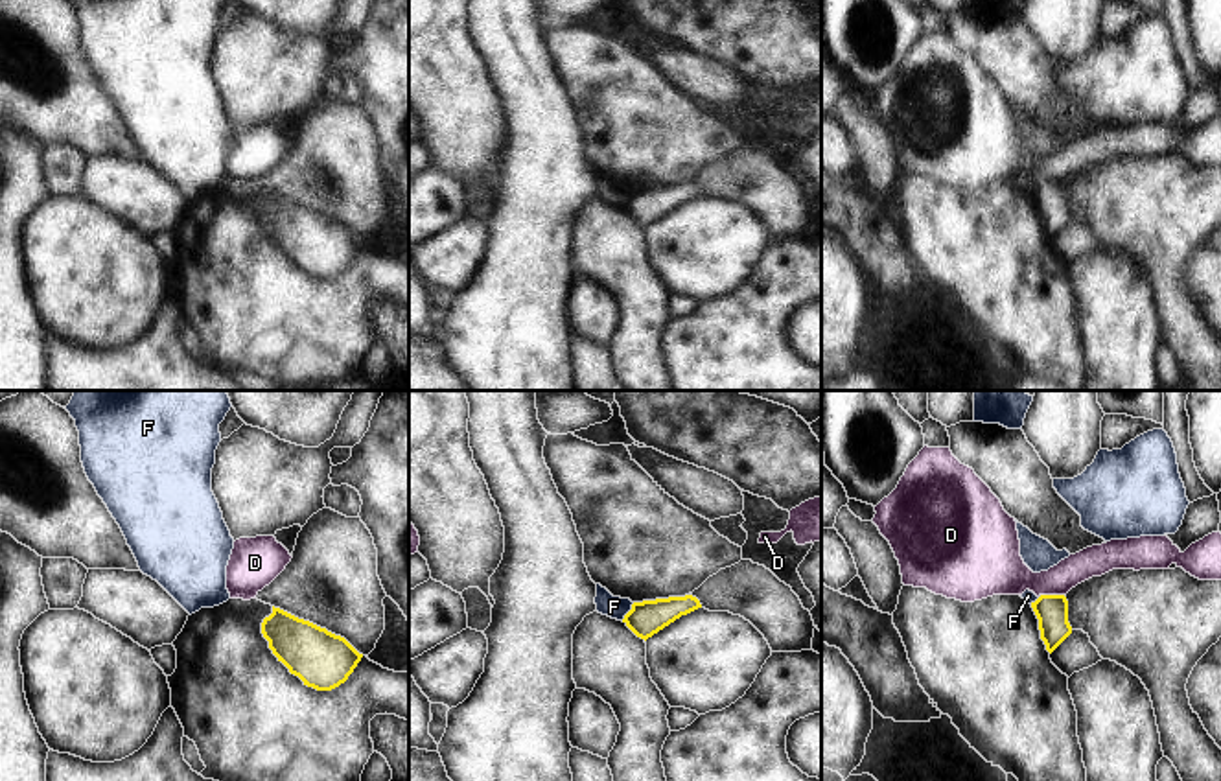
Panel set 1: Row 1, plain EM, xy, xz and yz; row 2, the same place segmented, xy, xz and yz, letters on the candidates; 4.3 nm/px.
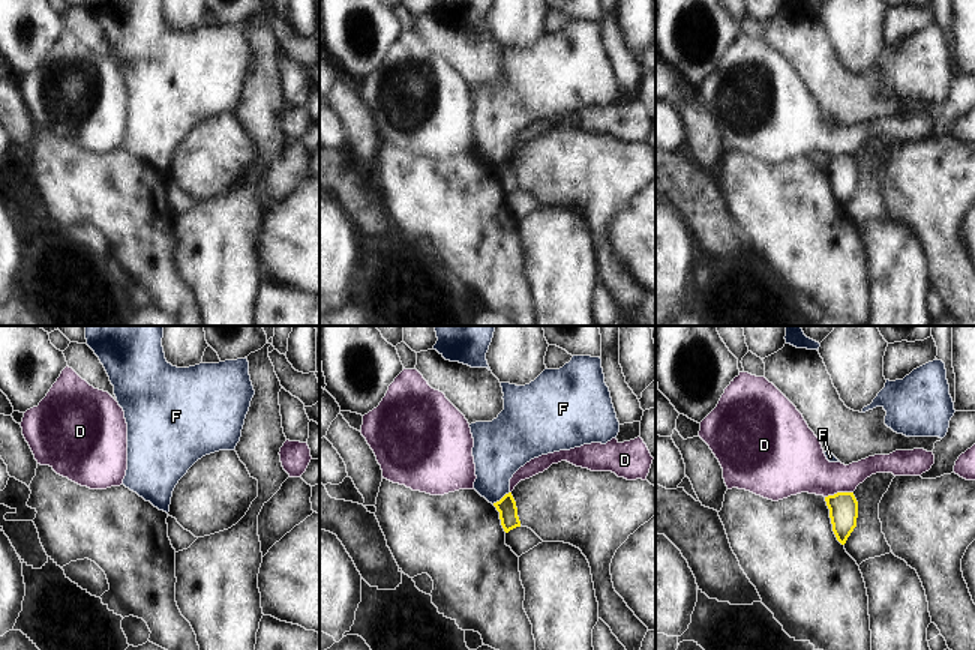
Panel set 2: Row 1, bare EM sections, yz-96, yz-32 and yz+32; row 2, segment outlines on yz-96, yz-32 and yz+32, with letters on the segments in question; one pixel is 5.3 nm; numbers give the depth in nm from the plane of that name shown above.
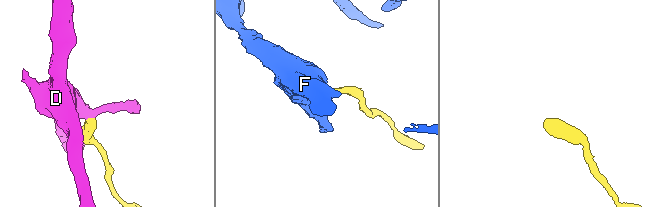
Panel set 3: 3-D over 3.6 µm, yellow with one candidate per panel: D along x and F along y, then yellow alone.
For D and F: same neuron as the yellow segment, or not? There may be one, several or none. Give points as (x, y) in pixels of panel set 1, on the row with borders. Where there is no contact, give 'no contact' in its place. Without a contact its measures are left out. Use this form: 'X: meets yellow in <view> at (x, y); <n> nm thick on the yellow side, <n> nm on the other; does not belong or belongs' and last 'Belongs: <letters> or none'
D: meets yellow in yz at (1052, 595); 140 nm thick on the yellow side, 200 nm on the other; does not belong
F: meets yellow in xz at (628, 612); 150 nm thick on the yellow side, 100 nm on the other; does not belong
Belongs: none

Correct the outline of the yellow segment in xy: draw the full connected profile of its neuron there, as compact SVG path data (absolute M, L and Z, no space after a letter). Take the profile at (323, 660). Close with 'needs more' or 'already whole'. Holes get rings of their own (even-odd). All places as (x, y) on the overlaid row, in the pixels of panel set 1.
M274 606L262 634L278 661L317 691L344 683L363 658L344 637Z; already whole

